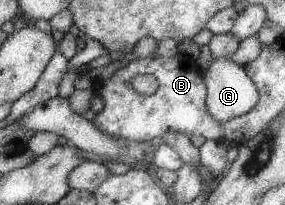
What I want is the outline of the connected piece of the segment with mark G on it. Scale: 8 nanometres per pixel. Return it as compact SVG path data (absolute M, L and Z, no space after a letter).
M212 57L203 71L207 85L206 107L217 121L247 113L257 103L257 89L245 70L228 57Z

